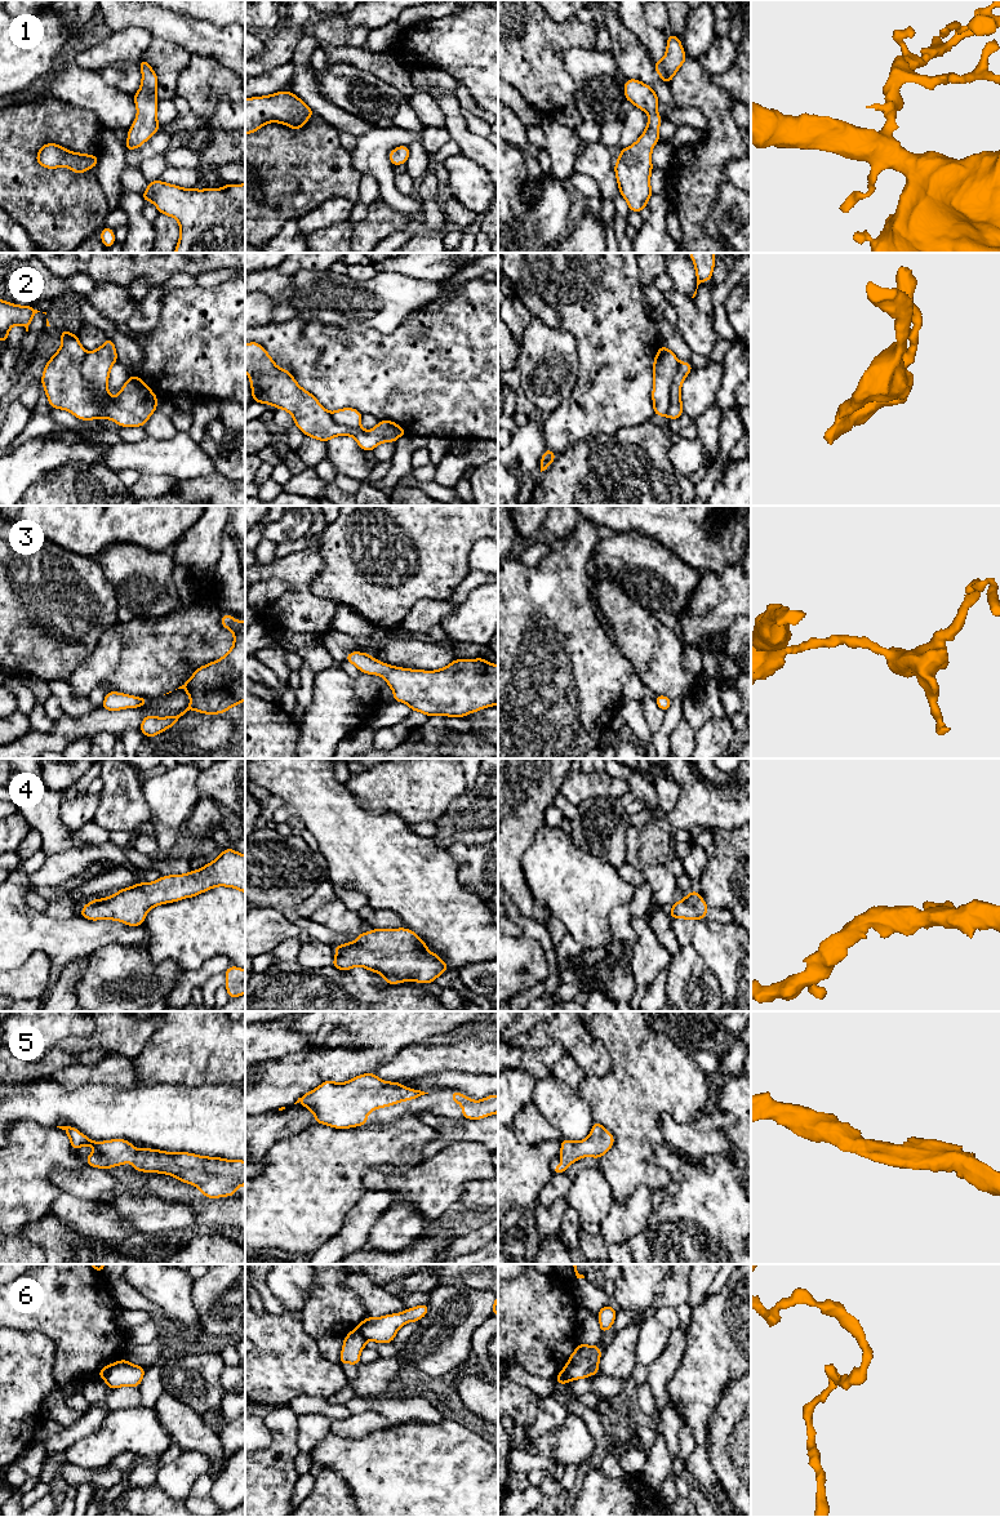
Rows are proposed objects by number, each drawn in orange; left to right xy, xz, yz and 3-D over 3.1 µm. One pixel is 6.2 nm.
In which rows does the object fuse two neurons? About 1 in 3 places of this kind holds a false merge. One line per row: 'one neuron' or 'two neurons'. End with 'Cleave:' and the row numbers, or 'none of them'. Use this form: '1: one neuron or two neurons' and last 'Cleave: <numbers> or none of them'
1: one neuron
2: two neurons
3: one neuron
4: one neuron
5: one neuron
6: two neurons
Cleave: 2, 6

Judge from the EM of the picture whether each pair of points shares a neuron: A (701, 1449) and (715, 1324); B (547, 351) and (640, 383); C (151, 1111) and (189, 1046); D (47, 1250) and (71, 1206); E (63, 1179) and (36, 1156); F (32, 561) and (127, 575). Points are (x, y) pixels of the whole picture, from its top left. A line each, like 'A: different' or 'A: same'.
A: same
B: different
C: different
D: different
E: different
F: different

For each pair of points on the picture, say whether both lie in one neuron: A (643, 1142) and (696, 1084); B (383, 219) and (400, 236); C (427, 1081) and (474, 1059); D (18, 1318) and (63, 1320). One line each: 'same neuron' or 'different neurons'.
A: same neuron
B: different neurons
C: different neurons
D: same neuron

